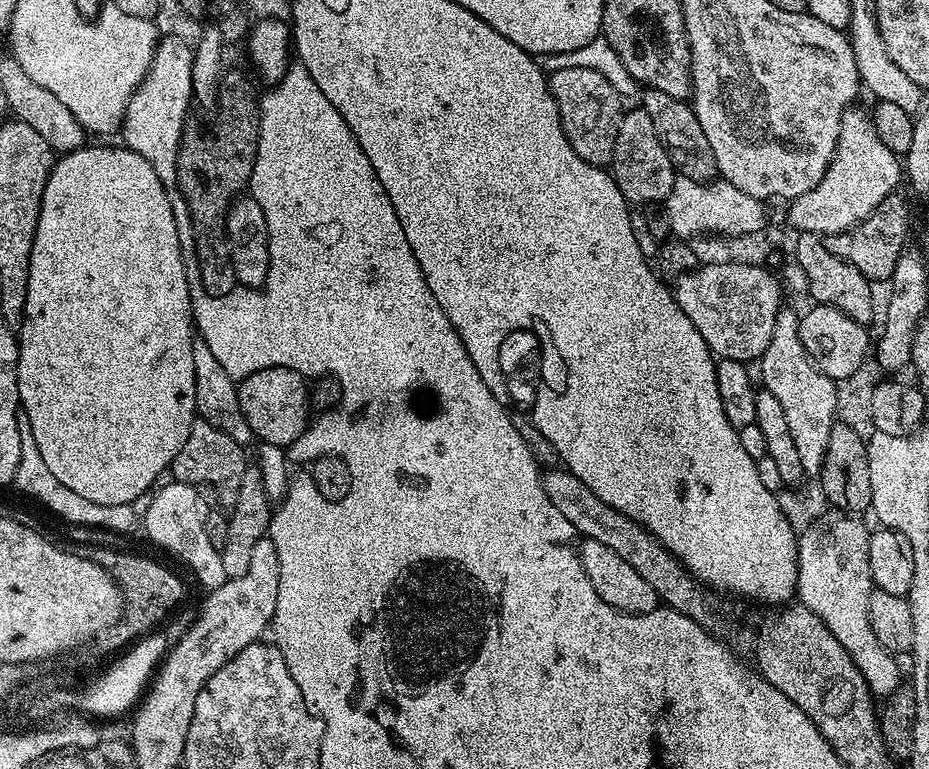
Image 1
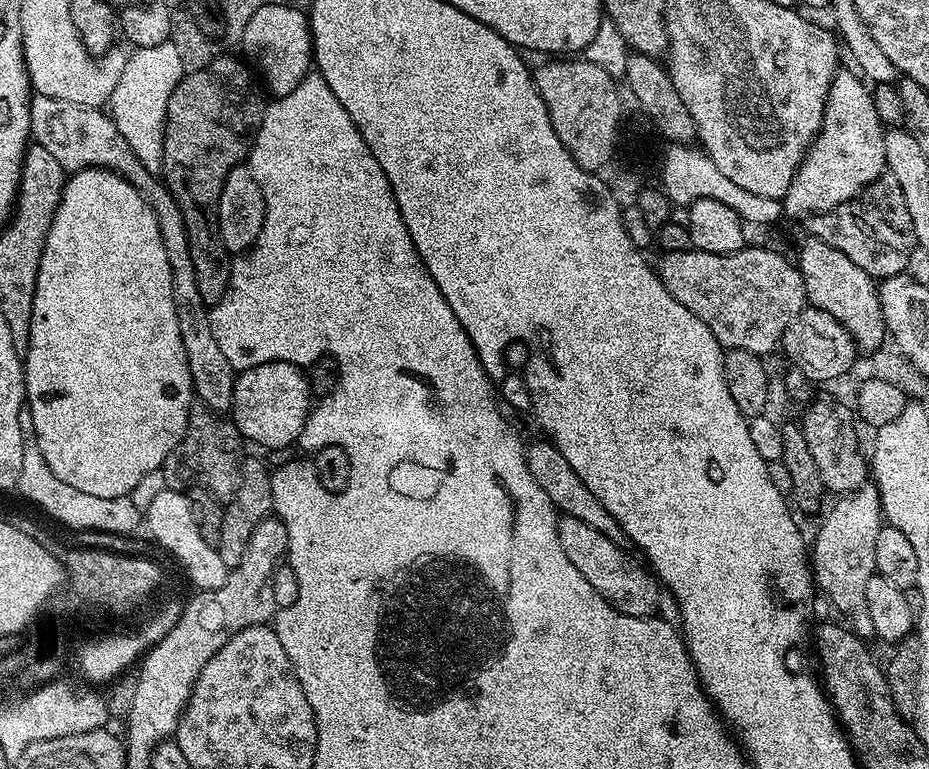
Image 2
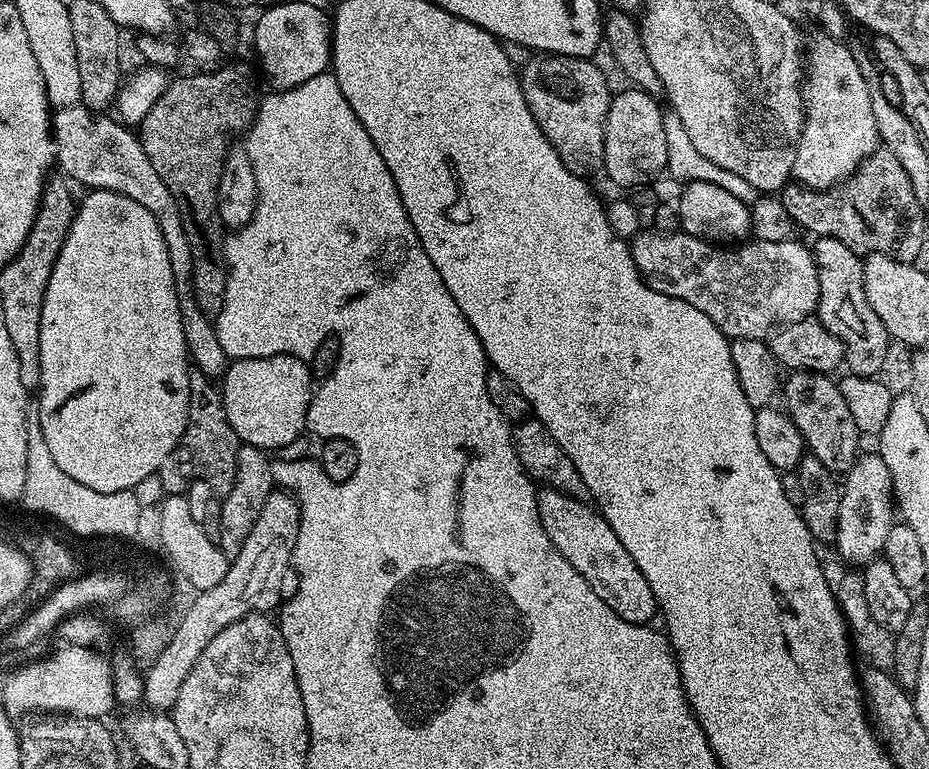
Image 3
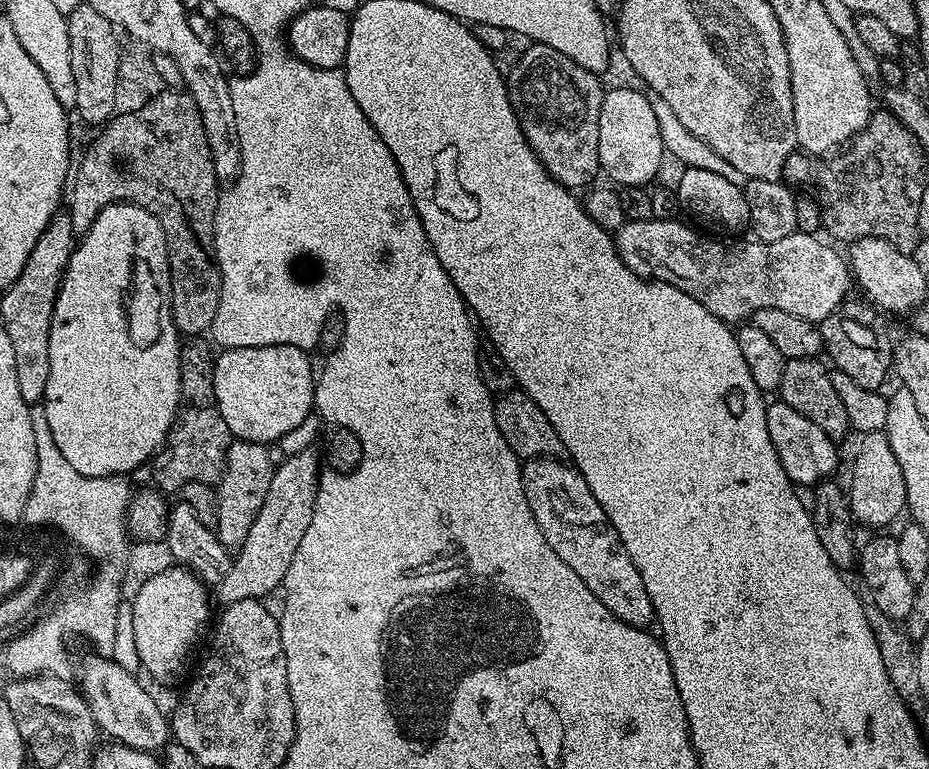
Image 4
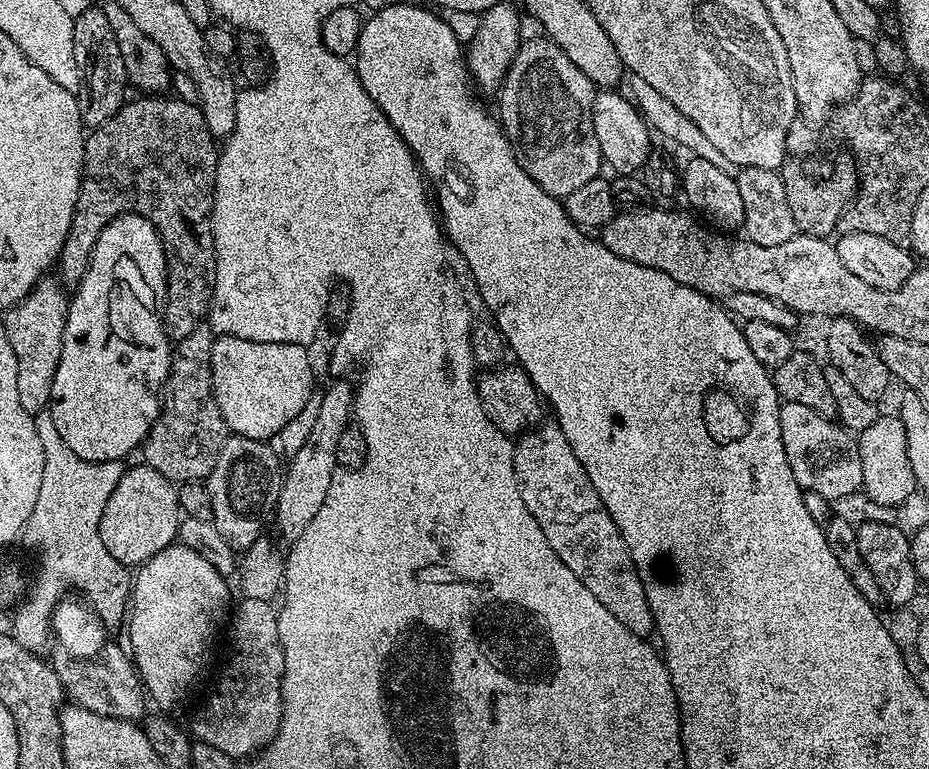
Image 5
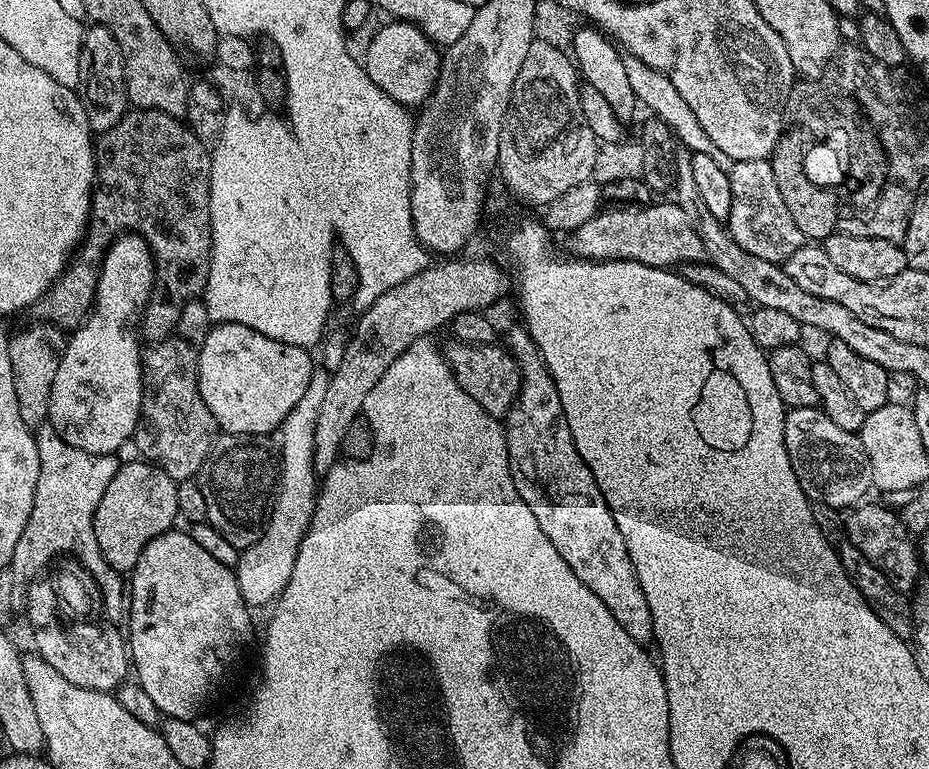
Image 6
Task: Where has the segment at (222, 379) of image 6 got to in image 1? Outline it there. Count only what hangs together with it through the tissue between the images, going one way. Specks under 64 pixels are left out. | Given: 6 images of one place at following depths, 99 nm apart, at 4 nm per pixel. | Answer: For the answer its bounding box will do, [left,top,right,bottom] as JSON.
[239,368,310,446]

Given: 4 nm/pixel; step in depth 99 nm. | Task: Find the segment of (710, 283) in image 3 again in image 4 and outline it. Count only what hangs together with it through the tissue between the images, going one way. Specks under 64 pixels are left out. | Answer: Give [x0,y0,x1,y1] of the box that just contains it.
[614,219,854,326]

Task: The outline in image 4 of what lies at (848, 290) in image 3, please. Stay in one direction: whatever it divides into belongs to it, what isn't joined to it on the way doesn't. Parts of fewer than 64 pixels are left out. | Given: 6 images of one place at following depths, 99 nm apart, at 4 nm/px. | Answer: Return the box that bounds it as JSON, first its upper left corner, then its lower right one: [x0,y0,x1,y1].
[818,300,894,390]

